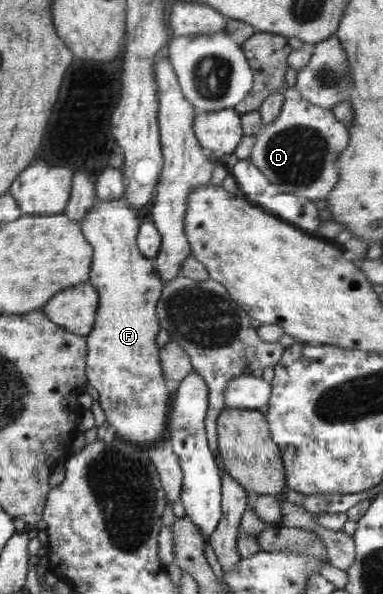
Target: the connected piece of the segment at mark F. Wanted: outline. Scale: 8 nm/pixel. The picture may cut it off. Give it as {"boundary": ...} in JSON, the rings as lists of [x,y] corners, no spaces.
{"boundary":[[[122,198],[114,201],[94,201],[88,214],[82,218],[83,234],[94,248],[94,264],[91,265],[90,283],[99,291],[99,310],[95,326],[88,333],[87,375],[88,382],[98,390],[99,403],[107,421],[116,429],[117,439],[152,446],[167,436],[168,416],[173,394],[168,389],[166,375],[160,363],[158,334],[161,331],[157,304],[165,285],[153,260],[139,250],[138,234],[141,222]]]}

